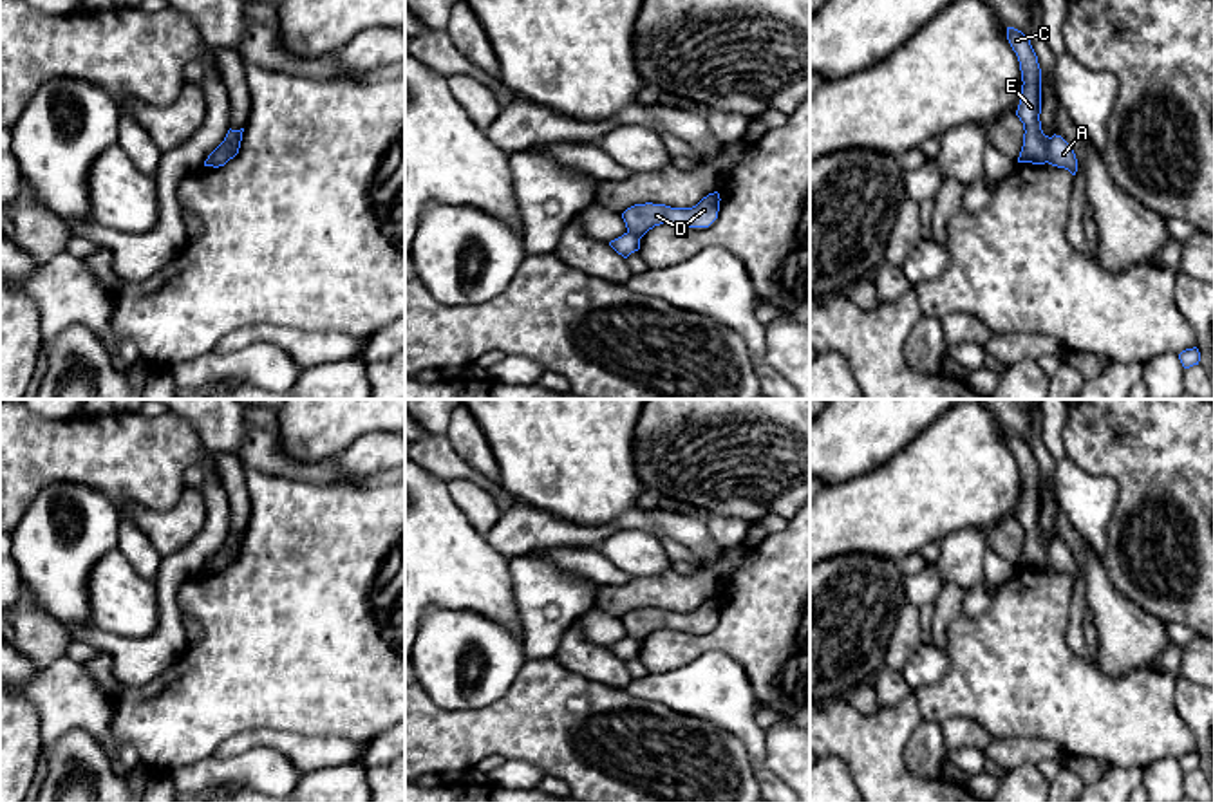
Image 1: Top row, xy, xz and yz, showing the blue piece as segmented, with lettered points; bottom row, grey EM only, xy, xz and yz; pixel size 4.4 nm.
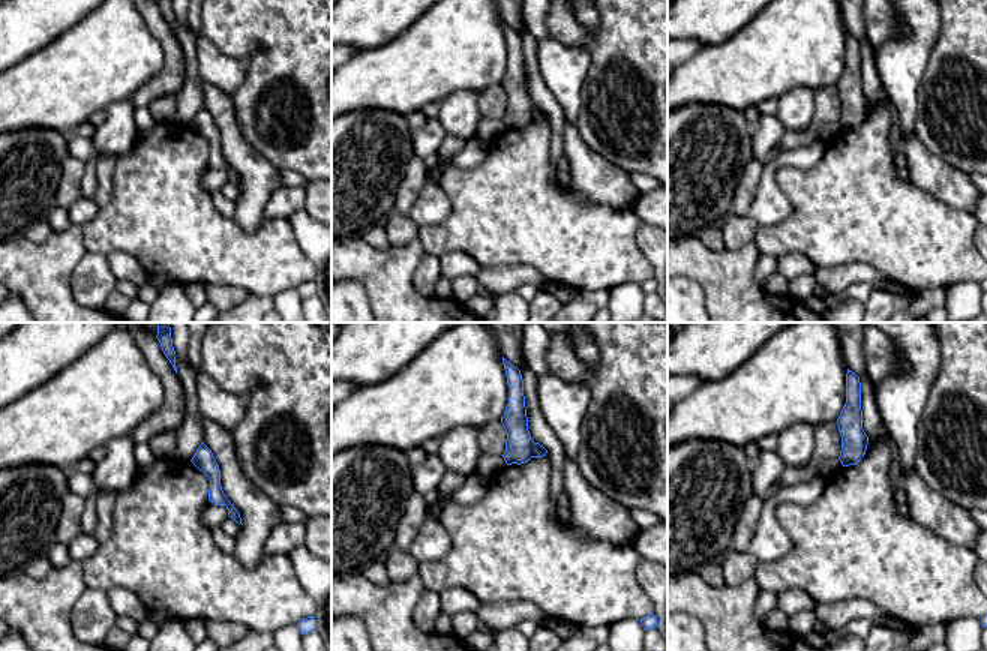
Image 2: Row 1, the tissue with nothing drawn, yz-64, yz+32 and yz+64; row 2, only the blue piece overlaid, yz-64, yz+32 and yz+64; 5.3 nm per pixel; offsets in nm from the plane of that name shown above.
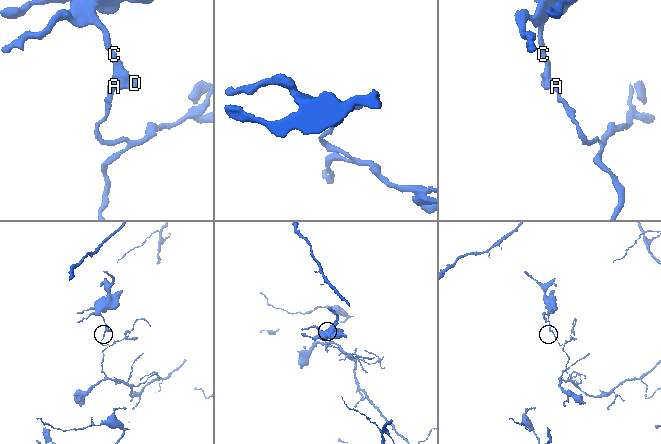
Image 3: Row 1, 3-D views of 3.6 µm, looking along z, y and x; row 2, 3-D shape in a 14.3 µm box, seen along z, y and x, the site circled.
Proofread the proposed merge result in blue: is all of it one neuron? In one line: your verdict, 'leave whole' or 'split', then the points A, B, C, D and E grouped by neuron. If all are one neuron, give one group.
split; groups A / B C D E

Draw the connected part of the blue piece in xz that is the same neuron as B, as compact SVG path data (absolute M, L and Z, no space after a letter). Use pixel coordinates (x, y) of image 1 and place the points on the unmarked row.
M709 598L692 612L671 612L665 609L635 609L622 618L629 638L642 643L649 634L660 629L682 632L709 632L719 616L719 598Z

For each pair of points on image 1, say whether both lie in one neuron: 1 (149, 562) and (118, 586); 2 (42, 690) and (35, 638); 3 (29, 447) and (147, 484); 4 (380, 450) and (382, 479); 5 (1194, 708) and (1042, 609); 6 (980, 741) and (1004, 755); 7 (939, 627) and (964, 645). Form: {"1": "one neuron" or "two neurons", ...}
{"1": "two neurons", "2": "two neurons", "3": "one neuron", "4": "two neurons", "5": "two neurons", "6": "two neurons", "7": "two neurons"}

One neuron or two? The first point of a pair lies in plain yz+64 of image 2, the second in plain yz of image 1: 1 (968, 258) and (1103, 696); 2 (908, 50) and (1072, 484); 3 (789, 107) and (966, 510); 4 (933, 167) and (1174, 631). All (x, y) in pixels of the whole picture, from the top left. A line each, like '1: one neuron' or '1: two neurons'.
1: one neuron
2: one neuron
3: two neurons
4: two neurons

